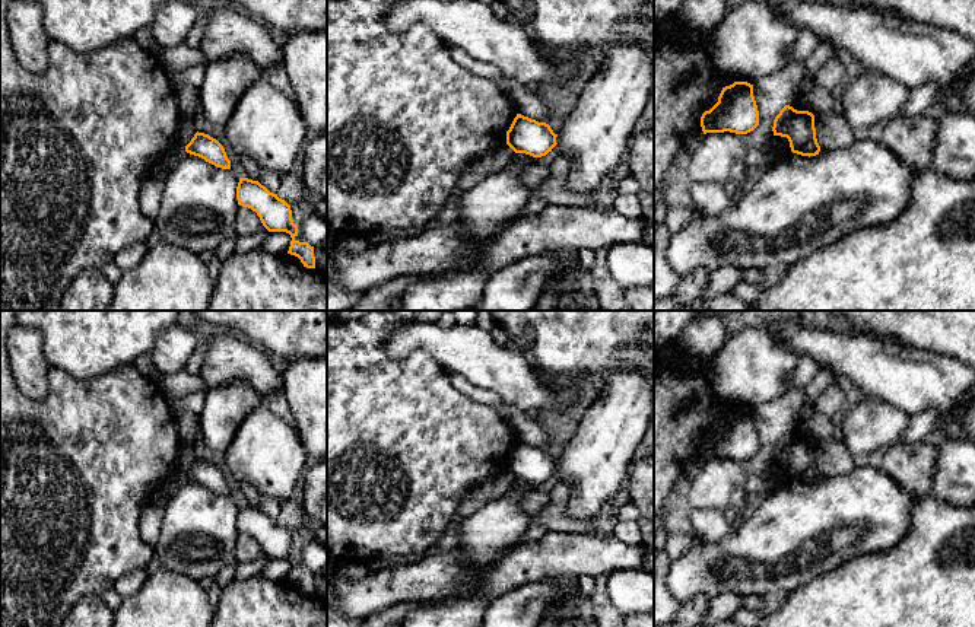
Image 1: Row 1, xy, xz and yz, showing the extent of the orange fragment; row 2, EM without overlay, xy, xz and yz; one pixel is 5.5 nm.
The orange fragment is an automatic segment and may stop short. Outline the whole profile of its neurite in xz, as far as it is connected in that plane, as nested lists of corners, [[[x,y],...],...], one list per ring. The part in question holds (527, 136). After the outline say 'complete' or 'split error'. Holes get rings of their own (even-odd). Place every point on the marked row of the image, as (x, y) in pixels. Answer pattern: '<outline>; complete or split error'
[[[517,114],[506,131],[506,144],[515,153],[542,157],[558,144],[556,137],[549,124]]]; complete

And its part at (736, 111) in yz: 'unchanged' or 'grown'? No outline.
unchanged

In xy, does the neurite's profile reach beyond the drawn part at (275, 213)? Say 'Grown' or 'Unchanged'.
Unchanged

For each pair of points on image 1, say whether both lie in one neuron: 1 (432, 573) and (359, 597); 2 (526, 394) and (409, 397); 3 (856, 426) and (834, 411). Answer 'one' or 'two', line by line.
1: one
2: two
3: two

